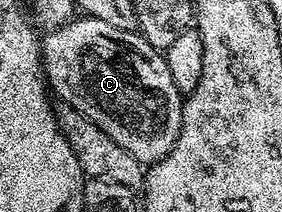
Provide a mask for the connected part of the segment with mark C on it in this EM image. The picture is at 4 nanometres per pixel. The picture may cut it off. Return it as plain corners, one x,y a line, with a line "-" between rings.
76,16
66,26
43,35
40,57
51,93
55,97
57,94
63,105
72,106
79,114
98,124
98,128
102,128
114,144
122,144
130,156
149,166
160,162
172,151
181,131
184,96
174,84
165,55
154,49
138,32
114,28
114,24
106,24
106,20

